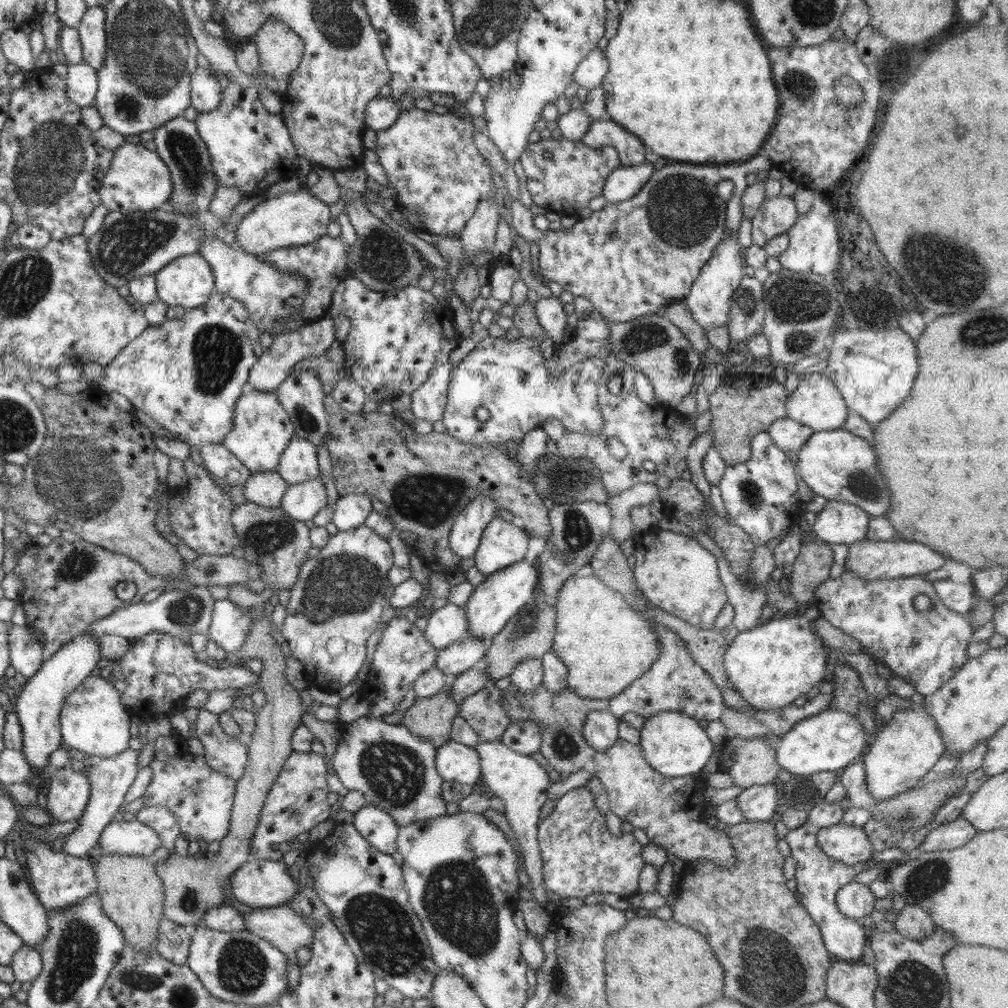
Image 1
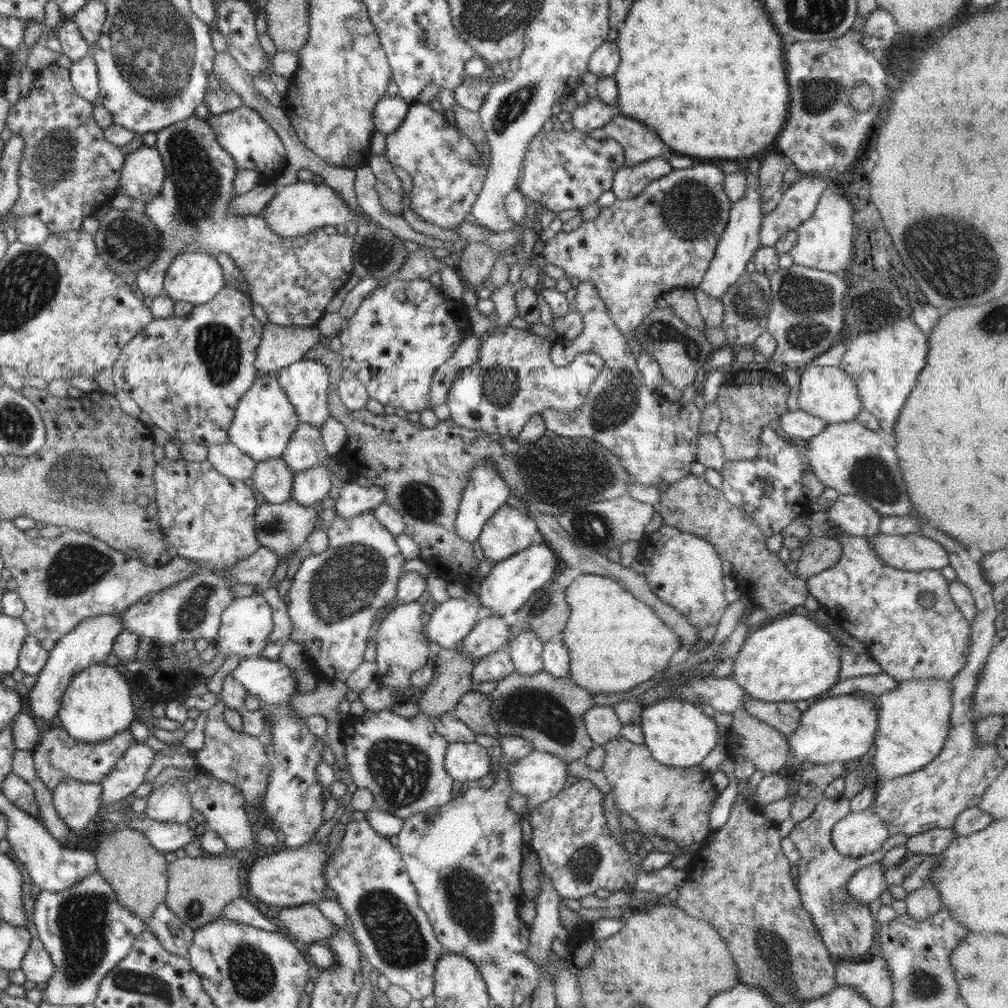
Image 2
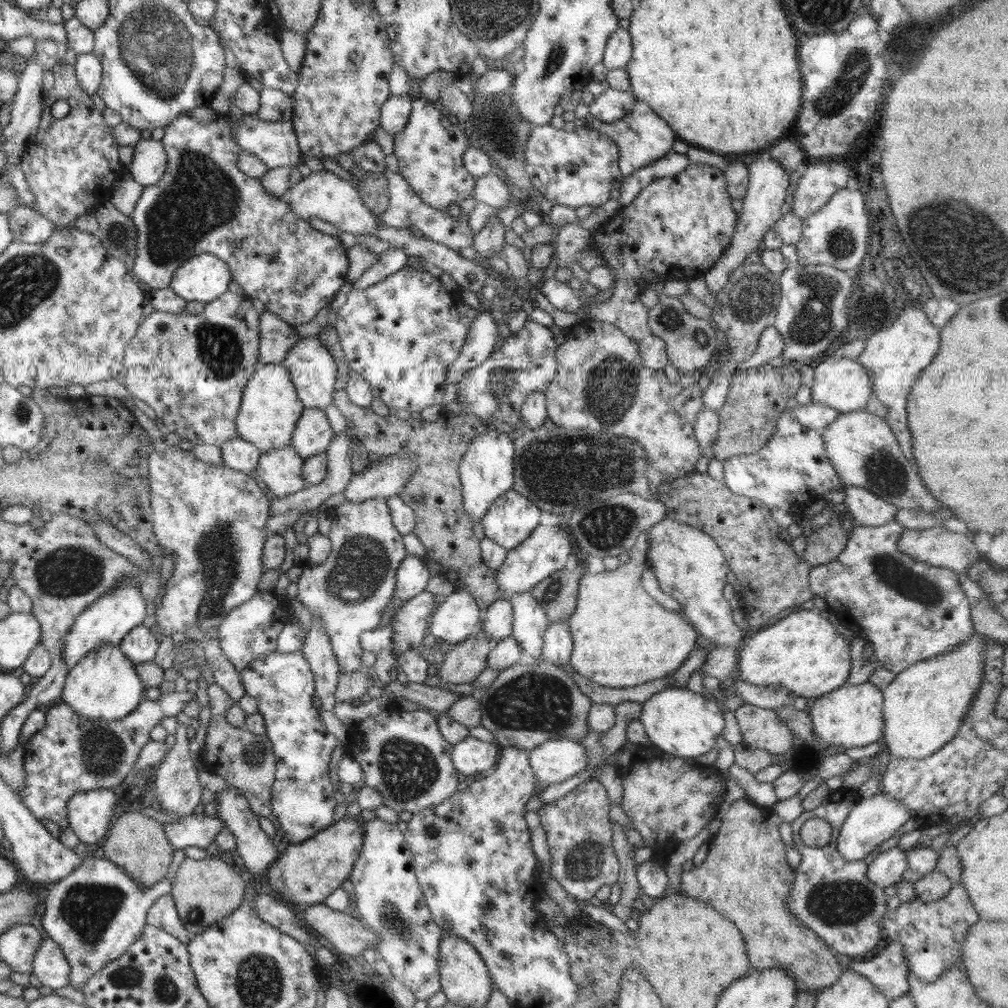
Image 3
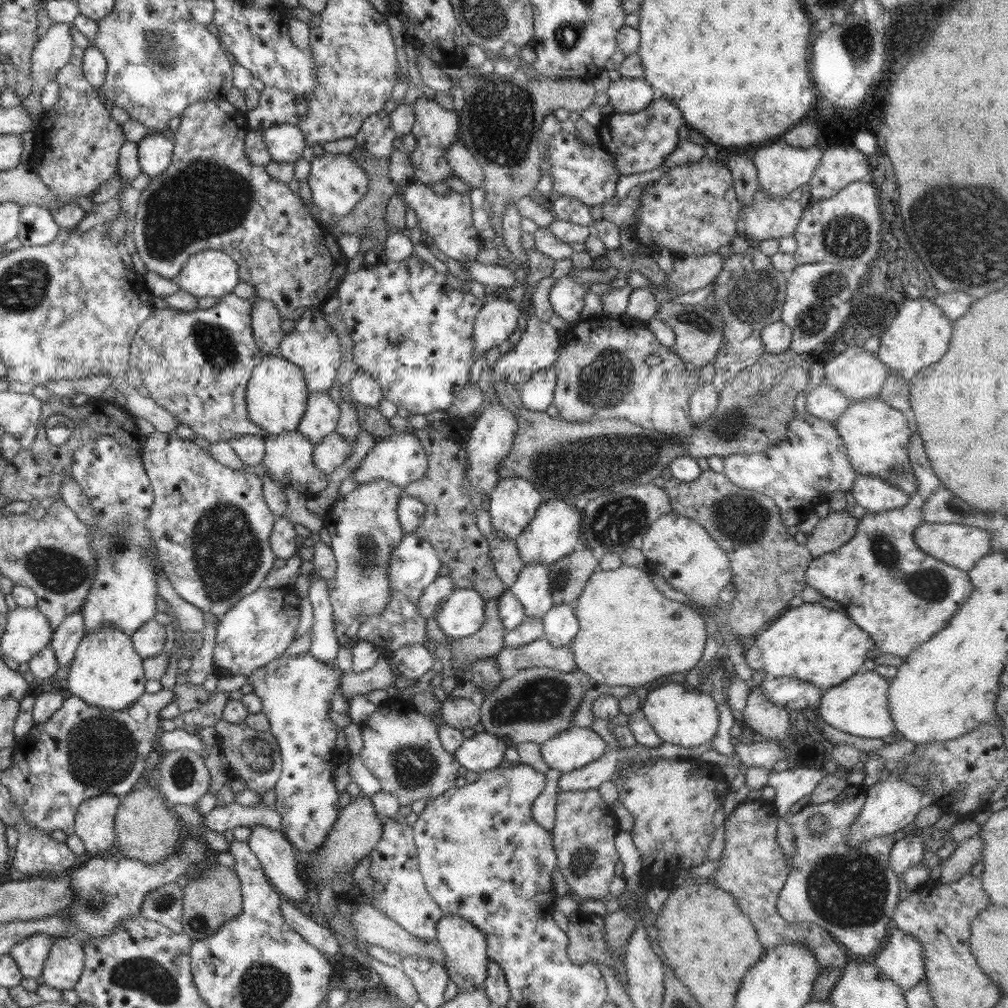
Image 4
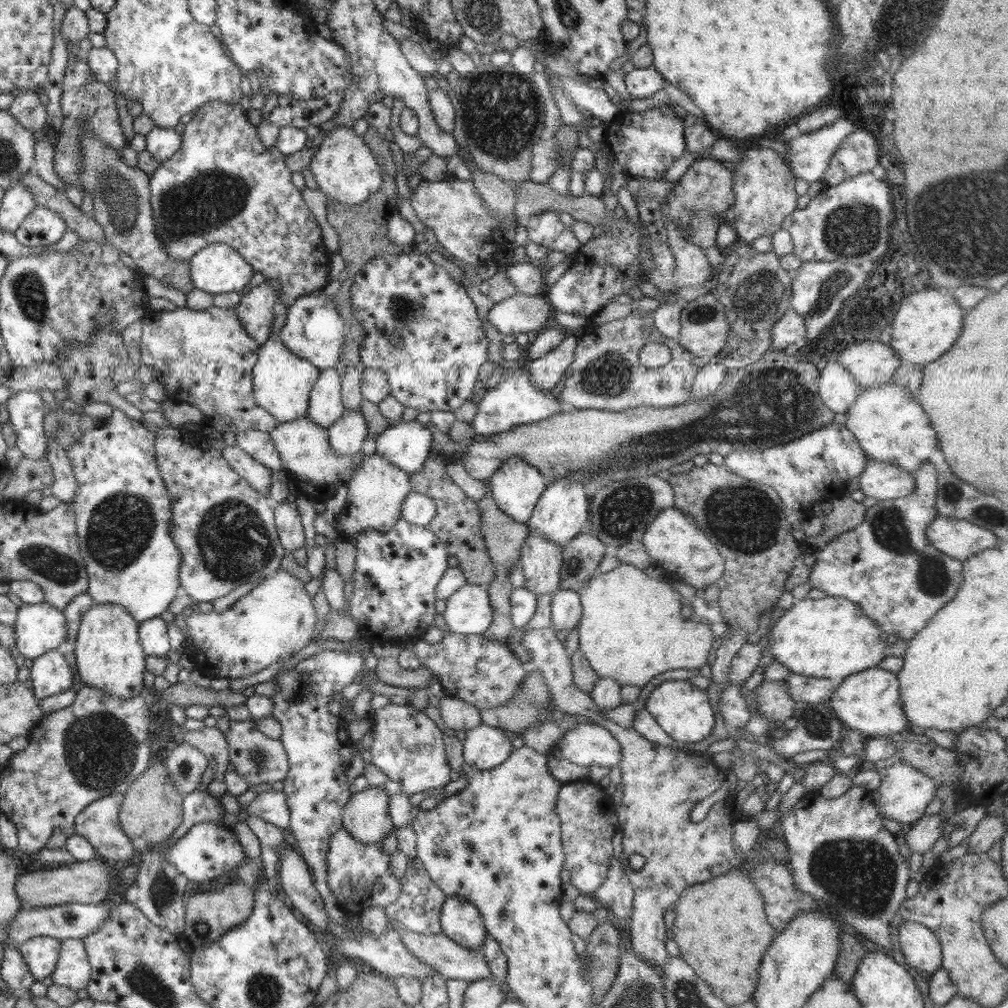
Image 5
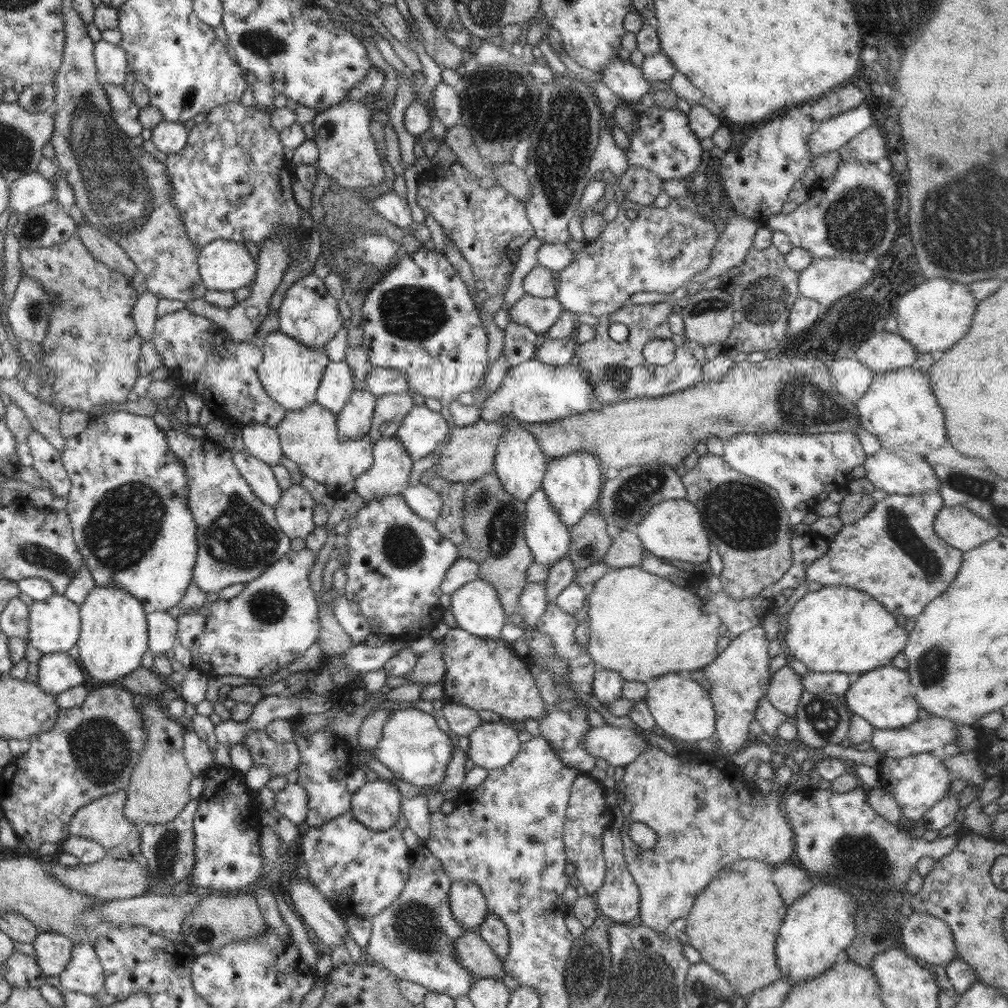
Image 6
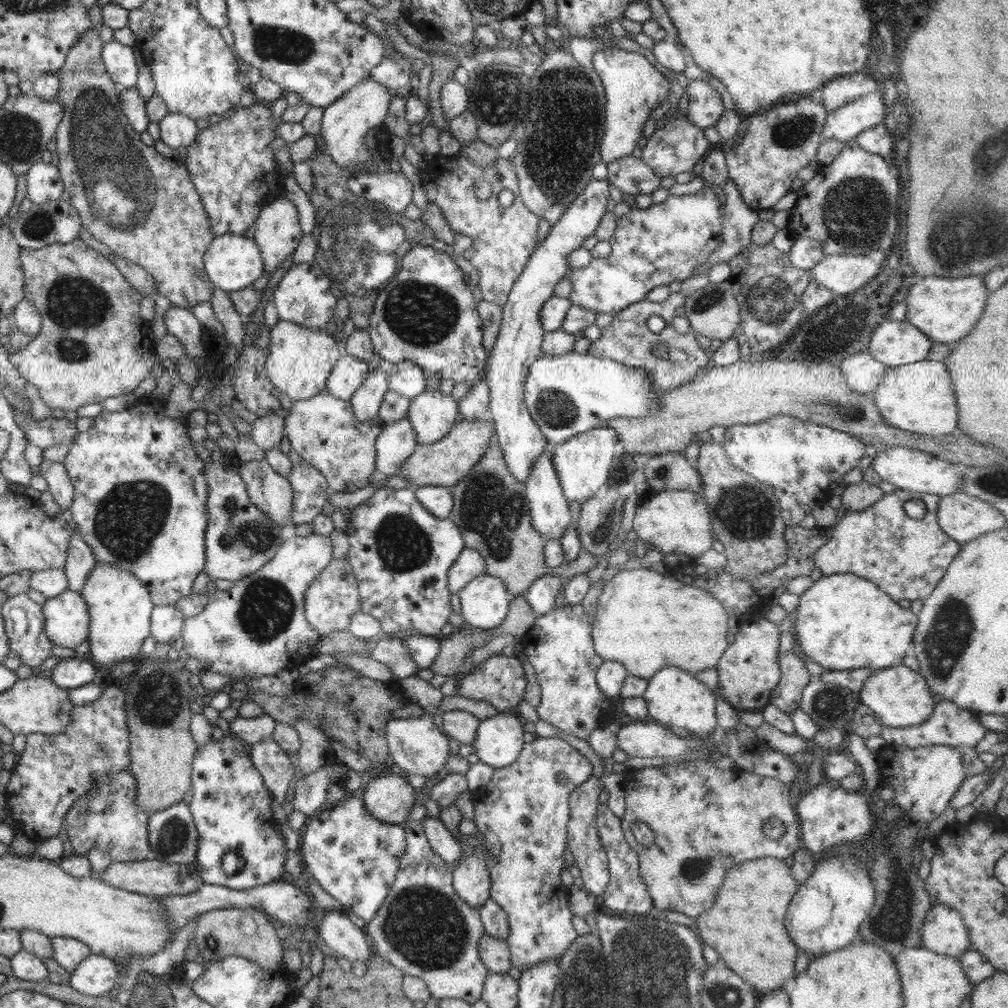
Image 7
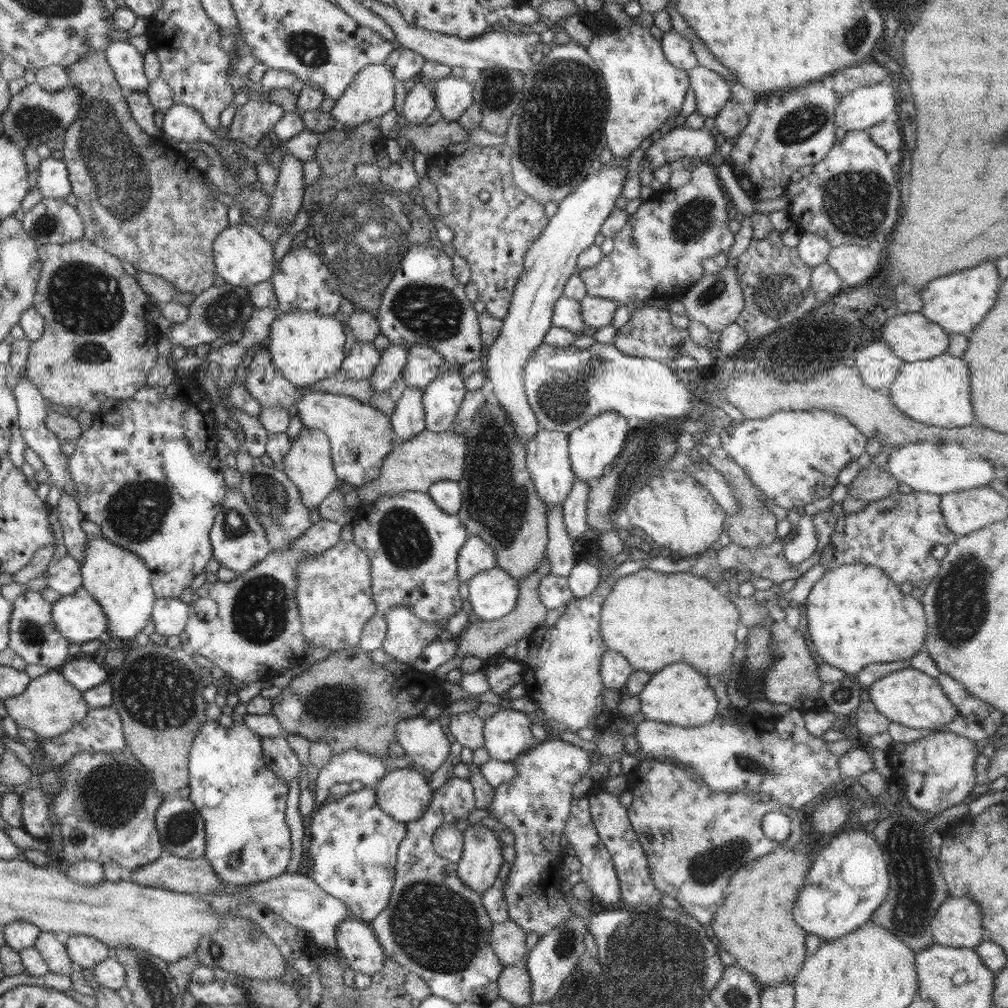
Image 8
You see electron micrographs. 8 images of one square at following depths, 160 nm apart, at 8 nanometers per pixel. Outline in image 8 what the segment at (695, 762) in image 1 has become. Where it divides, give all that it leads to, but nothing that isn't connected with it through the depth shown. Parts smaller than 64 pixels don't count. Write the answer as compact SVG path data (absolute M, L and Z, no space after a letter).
M673 663L652 674L650 680L639 694L641 710L645 718L664 724L694 727L710 724L717 718L718 701L707 676L698 673L694 667L685 663Z

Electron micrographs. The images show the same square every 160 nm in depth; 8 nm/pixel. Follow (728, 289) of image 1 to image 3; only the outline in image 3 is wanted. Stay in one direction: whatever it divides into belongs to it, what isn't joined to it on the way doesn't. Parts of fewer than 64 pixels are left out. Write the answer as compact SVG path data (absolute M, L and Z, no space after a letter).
M763 152L759 159L754 159L754 161L748 165L748 170L749 186L743 200L742 210L737 217L734 235L731 236L731 241L722 251L718 260L703 276L708 290L712 294L716 294L726 286L732 272L743 264L748 254L761 249L764 235L773 228L774 223L781 217L781 208L783 204L789 200L787 190L790 184L790 174L792 172L785 170L779 162L776 162L766 152Z

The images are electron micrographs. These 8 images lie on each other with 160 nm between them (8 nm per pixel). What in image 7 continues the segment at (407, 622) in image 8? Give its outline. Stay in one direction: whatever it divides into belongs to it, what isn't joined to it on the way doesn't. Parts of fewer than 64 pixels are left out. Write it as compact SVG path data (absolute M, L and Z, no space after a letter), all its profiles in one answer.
M400 638L382 639L376 643L371 657L385 664L392 670L392 675L399 679L413 676L417 672L416 664L409 648Z

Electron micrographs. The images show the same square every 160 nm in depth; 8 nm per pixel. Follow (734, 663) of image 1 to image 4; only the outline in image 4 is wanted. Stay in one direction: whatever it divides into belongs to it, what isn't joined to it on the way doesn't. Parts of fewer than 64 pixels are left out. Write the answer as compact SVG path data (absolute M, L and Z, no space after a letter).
M820 603L790 607L768 629L746 647L744 662L755 672L763 670L768 677L793 676L822 689L829 689L862 670L867 652L875 648L871 636L862 630L843 608L828 609Z

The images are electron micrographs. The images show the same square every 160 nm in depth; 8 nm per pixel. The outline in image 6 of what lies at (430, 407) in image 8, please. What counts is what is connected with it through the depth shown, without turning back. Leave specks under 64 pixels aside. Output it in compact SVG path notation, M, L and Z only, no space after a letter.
M414 404L395 436L414 462L436 452L447 438L449 429L441 412L429 410L426 404Z

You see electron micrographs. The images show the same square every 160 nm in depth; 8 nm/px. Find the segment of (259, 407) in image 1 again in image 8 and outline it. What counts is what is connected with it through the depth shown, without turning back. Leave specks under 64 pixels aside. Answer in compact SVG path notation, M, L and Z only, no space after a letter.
M280 312L270 327L268 346L272 364L296 389L306 389L340 371L344 354L343 318L337 314L310 312Z

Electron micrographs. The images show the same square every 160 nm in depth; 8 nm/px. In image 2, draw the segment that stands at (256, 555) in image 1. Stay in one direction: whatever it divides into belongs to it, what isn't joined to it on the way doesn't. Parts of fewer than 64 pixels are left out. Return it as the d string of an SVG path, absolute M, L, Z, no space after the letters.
M292 498L282 504L272 504L266 501L258 502L254 521L256 521L256 533L258 533L260 546L271 548L280 559L293 556L291 559L294 560L294 556L300 550L300 546L316 530L316 520L320 518L319 514L322 509L321 502L315 502L313 506L300 506Z

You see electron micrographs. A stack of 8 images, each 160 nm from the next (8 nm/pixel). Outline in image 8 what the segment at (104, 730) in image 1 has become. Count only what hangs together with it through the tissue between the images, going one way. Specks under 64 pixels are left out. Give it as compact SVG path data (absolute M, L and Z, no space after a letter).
M97 537L88 540L85 557L80 567L84 587L103 608L107 616L107 630L116 638L136 638L151 620L155 594L151 585L150 571L137 554Z

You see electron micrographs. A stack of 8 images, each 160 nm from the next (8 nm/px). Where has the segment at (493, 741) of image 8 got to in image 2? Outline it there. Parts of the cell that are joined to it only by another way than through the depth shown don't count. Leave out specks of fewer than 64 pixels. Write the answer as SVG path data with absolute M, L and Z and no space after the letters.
M475 742L449 743L444 761L446 772L465 785L493 771L488 751Z

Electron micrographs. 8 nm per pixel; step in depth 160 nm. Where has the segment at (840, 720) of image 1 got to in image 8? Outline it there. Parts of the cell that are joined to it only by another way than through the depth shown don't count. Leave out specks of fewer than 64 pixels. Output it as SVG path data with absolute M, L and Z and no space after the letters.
M910 666L889 672L882 678L875 680L865 689L865 694L875 704L875 709L886 716L888 720L910 728L936 731L942 729L945 724L951 723L958 716L956 707L951 700L948 700L937 679Z

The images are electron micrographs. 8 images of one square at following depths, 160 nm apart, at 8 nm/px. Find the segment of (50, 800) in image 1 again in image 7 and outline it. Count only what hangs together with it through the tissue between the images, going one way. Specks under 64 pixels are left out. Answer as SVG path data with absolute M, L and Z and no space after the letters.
M130 766L114 774L95 774L93 789L78 798L66 813L63 828L75 854L84 855L90 848L100 848L115 862L142 861L150 857L148 813L137 805L136 779Z

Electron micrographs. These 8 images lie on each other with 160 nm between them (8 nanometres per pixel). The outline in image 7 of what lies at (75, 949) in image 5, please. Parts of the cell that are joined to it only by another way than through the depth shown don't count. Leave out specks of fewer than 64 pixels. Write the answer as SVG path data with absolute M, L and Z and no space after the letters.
M90 953L71 971L68 984L84 995L107 996L120 978L116 966L113 959Z

